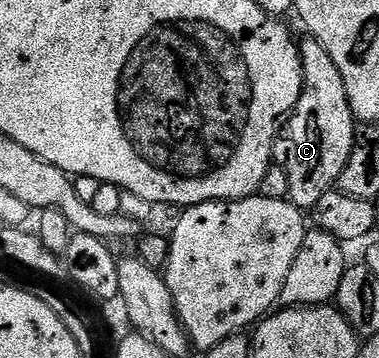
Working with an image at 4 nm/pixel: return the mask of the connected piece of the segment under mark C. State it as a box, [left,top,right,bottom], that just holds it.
[273,37,356,209]

